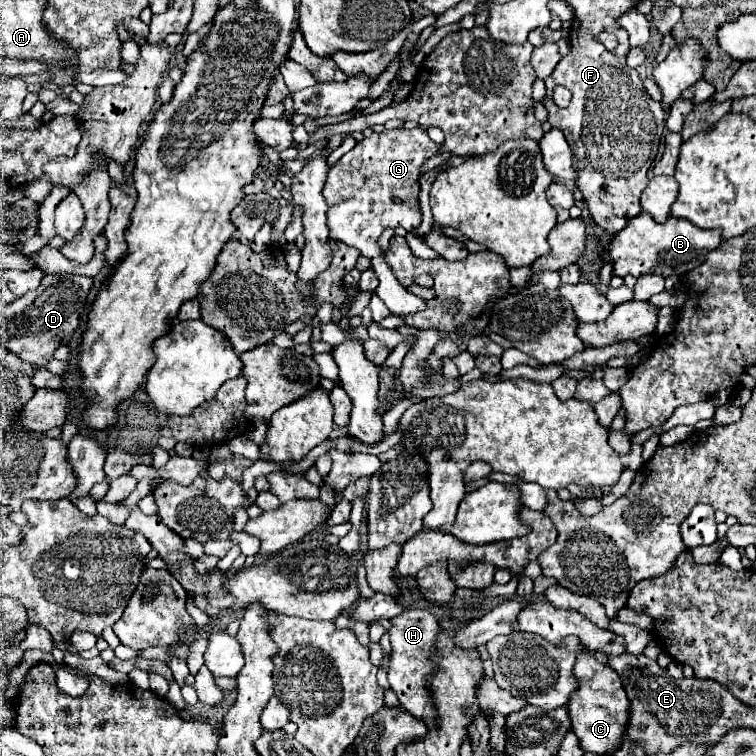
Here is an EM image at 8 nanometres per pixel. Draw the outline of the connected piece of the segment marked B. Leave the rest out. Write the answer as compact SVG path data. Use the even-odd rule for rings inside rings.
M641 213L629 219L625 229L611 237L605 257L607 261L613 263L615 277L627 277L627 275L641 277L647 273L669 277L669 275L683 275L699 267L699 263L705 261L707 253L719 247L719 243L721 243L721 231L715 229L703 231L693 223L689 223L687 219L679 217L669 217L665 223L659 225L651 219L651 215Z

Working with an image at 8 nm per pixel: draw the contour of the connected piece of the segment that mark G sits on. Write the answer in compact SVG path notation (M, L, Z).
M385 129L383 133L373 133L371 137L359 141L349 153L345 153L329 171L327 183L323 187L323 197L329 205L327 225L331 229L329 237L343 241L361 251L361 255L371 257L373 271L379 279L377 295L395 315L407 315L423 311L425 301L407 289L403 289L393 277L391 269L385 267L377 239L383 229L405 227L413 231L421 225L419 209L419 175L425 161L441 151L441 145L431 141L427 131L415 129Z

